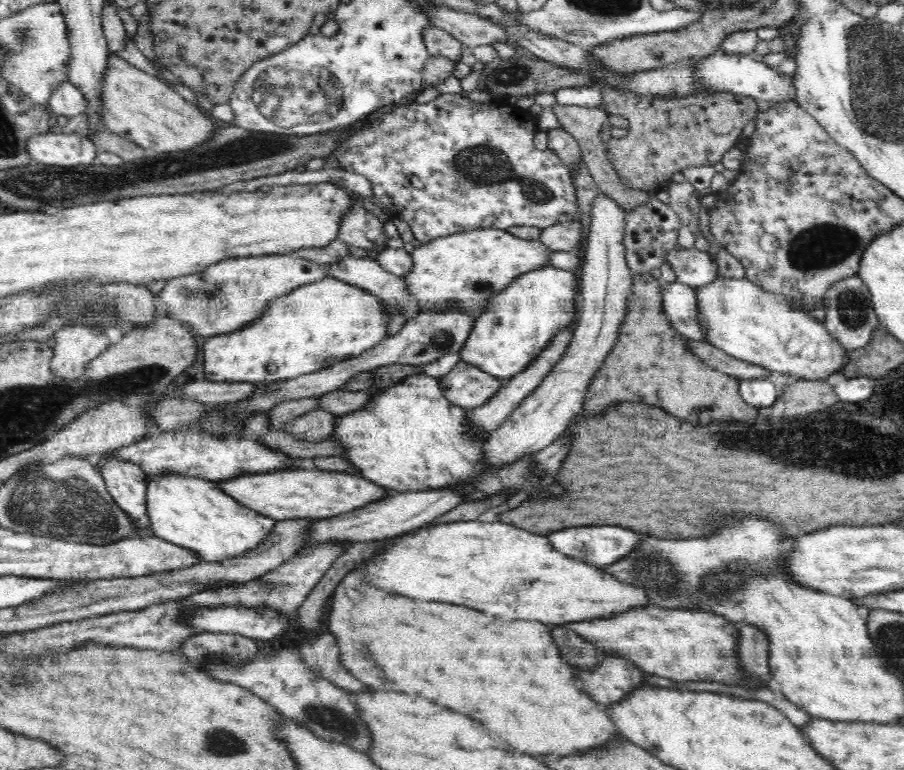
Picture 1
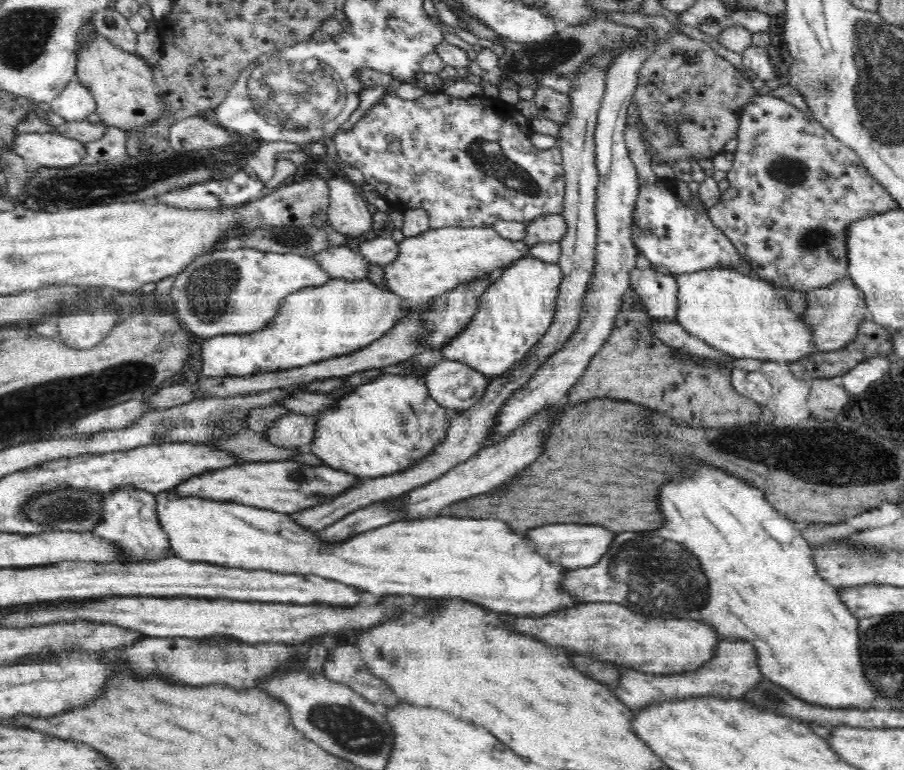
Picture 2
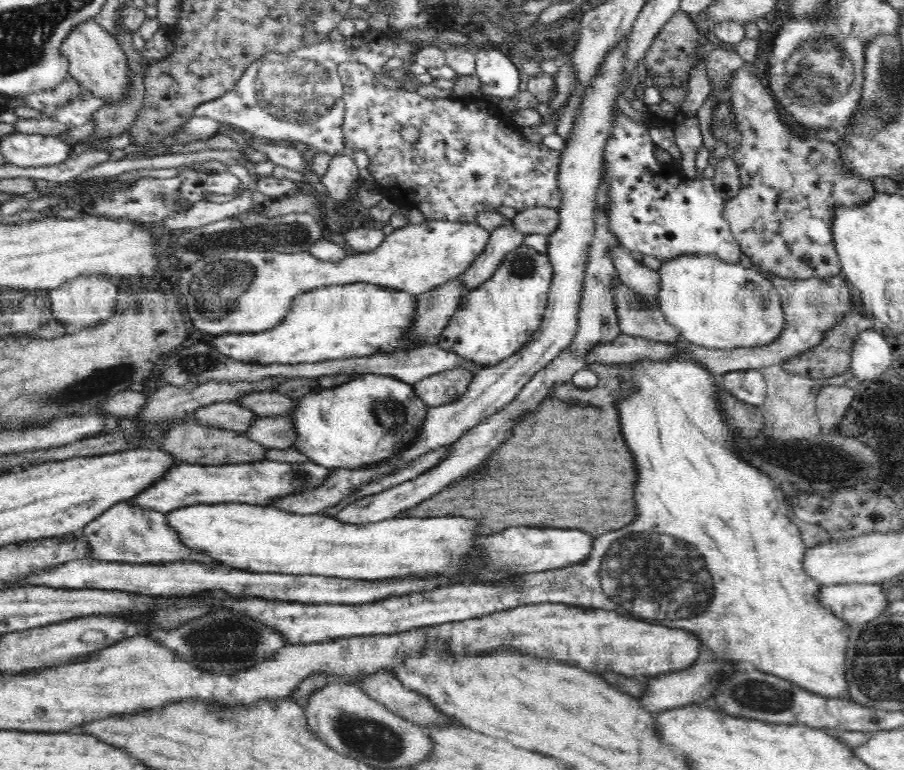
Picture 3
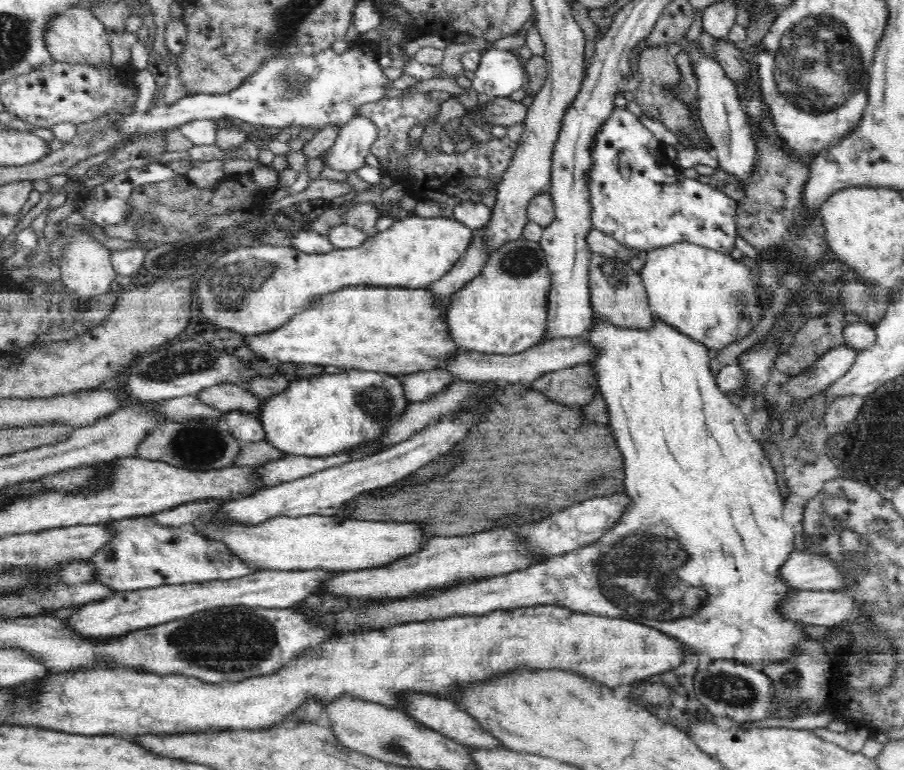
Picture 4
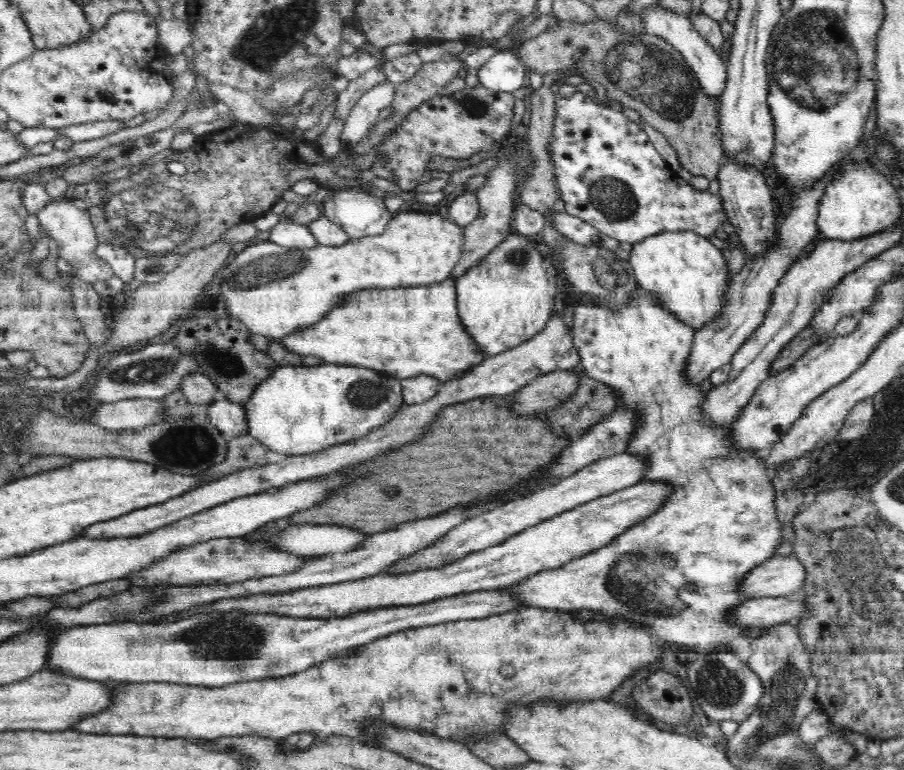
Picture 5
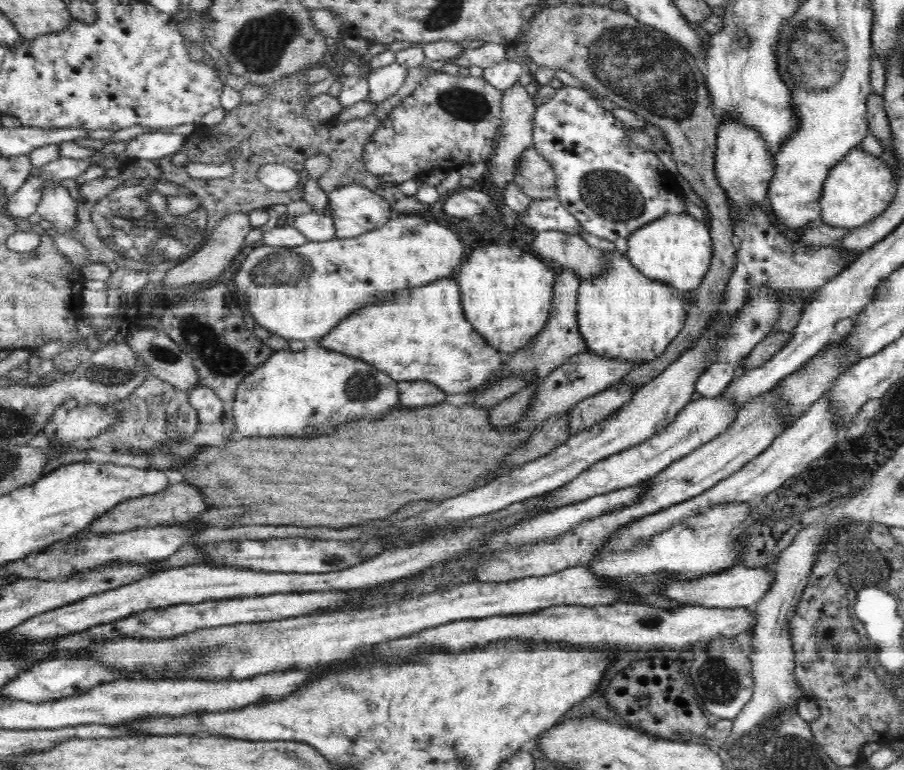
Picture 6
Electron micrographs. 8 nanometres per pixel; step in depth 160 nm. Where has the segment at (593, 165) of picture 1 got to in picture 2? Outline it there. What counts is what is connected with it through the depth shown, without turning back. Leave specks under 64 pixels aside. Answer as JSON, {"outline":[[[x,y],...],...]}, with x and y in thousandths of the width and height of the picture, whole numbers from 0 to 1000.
{"outline":[[[600,112],[592,118],[590,131],[595,140],[595,152],[615,157],[619,164],[627,157],[631,142],[628,123]]]}

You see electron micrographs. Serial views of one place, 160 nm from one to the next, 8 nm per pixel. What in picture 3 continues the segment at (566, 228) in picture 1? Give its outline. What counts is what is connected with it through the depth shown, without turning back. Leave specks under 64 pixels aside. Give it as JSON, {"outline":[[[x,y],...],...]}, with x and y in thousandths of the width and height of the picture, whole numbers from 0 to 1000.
{"outline":[[[591,269],[573,275],[566,287],[569,295],[580,306],[590,304],[606,306],[616,297],[618,278],[616,271]]]}

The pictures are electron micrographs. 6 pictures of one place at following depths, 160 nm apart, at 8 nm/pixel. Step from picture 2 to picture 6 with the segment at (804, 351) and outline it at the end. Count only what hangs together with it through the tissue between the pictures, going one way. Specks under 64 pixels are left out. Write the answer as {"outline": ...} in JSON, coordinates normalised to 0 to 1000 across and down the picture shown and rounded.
{"outline":[[[737,278],[735,283],[712,292],[694,309],[694,318],[695,323],[691,331],[695,334],[697,342],[699,342],[700,348],[706,349],[718,364],[730,365],[731,369],[737,369],[740,374],[744,374],[751,382],[752,390],[757,392],[763,392],[764,387],[768,386],[765,379],[774,371],[785,345],[789,329],[787,301],[784,300],[783,290],[777,290],[777,287],[770,284],[768,281],[763,282],[757,278],[752,278],[752,281]]]}

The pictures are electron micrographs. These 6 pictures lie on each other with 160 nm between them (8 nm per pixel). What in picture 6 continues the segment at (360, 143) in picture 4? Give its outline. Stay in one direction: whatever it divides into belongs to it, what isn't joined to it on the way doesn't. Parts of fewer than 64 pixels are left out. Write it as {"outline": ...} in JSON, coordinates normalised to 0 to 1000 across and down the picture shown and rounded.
{"outline":[[[437,81],[429,87],[420,88],[420,91],[407,92],[406,105],[409,123],[405,132],[416,138],[418,132],[425,132],[427,127],[438,122],[447,110],[451,91],[451,86]]]}

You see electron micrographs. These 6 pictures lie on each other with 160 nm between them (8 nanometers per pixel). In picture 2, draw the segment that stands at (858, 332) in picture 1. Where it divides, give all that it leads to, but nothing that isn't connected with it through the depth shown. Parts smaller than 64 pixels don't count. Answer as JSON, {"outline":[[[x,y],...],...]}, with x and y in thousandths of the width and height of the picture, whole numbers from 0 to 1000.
{"outline":[[[931,360],[909,375],[892,379],[889,384],[894,399],[885,412],[889,419],[896,422],[905,457],[924,456],[945,442],[949,421],[954,418],[959,403],[959,394],[955,378],[947,373],[942,364]]]}

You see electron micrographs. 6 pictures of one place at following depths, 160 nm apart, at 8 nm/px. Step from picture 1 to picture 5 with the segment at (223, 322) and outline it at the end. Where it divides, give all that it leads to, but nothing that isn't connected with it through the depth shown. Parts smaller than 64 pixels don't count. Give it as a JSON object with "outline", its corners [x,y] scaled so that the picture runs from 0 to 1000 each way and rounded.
{"outline":[[[482,275],[438,277],[423,304],[389,310],[376,319],[354,317],[336,325],[321,326],[299,312],[273,319],[243,353],[250,369],[243,371],[250,387],[254,410],[270,421],[275,431],[290,434],[300,442],[341,423],[368,403],[377,390],[394,377],[429,375],[465,370],[480,370],[498,360],[504,348],[513,319],[513,297]]]}

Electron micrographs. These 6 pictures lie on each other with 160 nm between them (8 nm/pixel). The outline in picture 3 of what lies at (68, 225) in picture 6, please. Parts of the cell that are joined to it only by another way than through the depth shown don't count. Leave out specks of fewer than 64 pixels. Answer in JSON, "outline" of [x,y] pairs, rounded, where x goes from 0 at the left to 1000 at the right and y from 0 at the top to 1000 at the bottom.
{"outline":[[[88,358],[84,364],[66,370],[62,377],[55,377],[58,409],[71,423],[106,423],[117,421],[128,403],[131,369],[113,358]]]}

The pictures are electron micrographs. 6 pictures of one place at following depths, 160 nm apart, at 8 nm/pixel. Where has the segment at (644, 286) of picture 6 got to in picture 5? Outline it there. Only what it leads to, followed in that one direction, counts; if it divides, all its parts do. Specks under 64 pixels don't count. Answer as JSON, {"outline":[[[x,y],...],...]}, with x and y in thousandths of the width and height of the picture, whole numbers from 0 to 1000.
{"outline":[[[706,371],[706,379],[701,382],[701,390],[697,392],[698,397],[695,401],[678,404],[673,401],[665,401],[664,397],[652,397],[646,395],[644,387],[640,387],[640,397],[635,403],[634,421],[632,423],[633,442],[637,451],[639,461],[642,461],[642,478],[646,479],[646,484],[657,495],[665,496],[677,505],[677,509],[683,512],[683,526],[695,529],[699,534],[704,534],[706,539],[706,555],[704,556],[704,566],[697,574],[697,579],[692,582],[692,588],[705,592],[713,600],[713,612],[707,622],[707,626],[731,626],[736,631],[742,634],[740,640],[736,644],[735,652],[730,655],[728,662],[712,673],[710,678],[701,681],[696,688],[692,688],[687,696],[684,696],[673,709],[655,714],[642,725],[631,727],[628,734],[612,738],[612,740],[604,740],[594,743],[593,747],[586,748],[584,752],[577,752],[575,756],[564,760],[562,769],[570,782],[574,784],[582,784],[582,787],[600,788],[602,791],[616,791],[622,794],[633,792],[650,792],[652,795],[664,796],[673,801],[690,801],[706,809],[706,813],[711,813],[715,817],[721,818],[723,826],[729,827],[733,832],[741,835],[750,835],[762,840],[762,844],[779,848],[793,848],[796,845],[809,845],[809,835],[814,829],[823,826],[825,816],[819,806],[814,806],[812,801],[812,792],[816,787],[821,787],[823,782],[827,782],[830,775],[825,770],[819,768],[819,758],[824,756],[826,747],[832,744],[845,729],[852,727],[854,722],[860,722],[857,717],[866,703],[866,682],[862,679],[858,670],[858,658],[856,655],[856,632],[853,623],[855,621],[854,609],[848,605],[845,599],[844,590],[836,587],[835,583],[823,583],[816,581],[816,575],[810,570],[810,557],[808,551],[794,552],[790,549],[785,542],[781,542],[779,536],[779,522],[781,522],[781,513],[773,505],[774,499],[761,499],[758,495],[757,479],[760,471],[761,461],[765,449],[769,429],[763,423],[757,421],[757,417],[749,416],[739,403],[732,397],[728,397],[726,391],[721,390],[721,384]]]}

